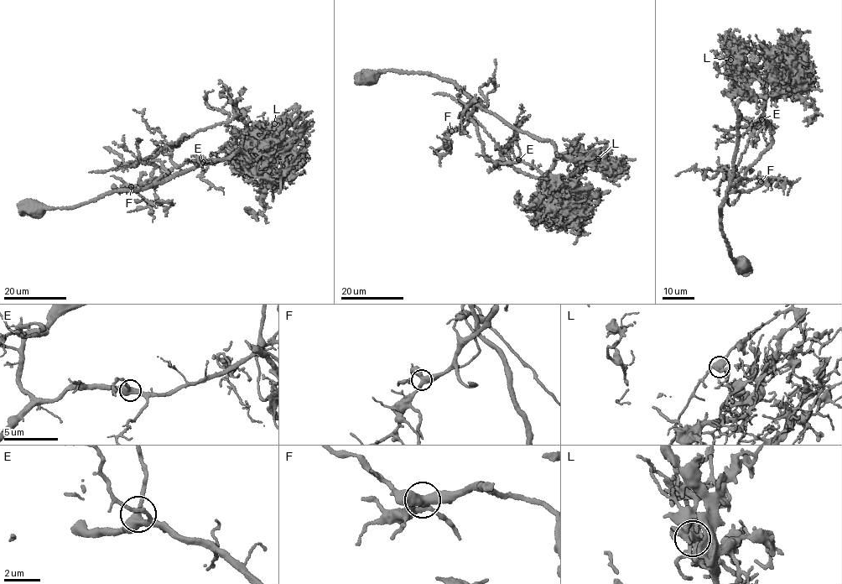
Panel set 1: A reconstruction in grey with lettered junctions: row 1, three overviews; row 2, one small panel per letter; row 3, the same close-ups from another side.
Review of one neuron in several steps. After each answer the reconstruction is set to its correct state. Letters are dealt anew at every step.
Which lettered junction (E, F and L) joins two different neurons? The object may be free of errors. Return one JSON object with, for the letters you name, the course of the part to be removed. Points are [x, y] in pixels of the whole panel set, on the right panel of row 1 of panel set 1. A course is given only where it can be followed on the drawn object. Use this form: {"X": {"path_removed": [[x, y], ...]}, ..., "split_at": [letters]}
{"L": {"path_removed": [[730, 59], [767, 87], [771, 143], [732, 185], [724, 168], [709, 178], [693, 168], [675, 175]]}, "split_at": ["L"]}

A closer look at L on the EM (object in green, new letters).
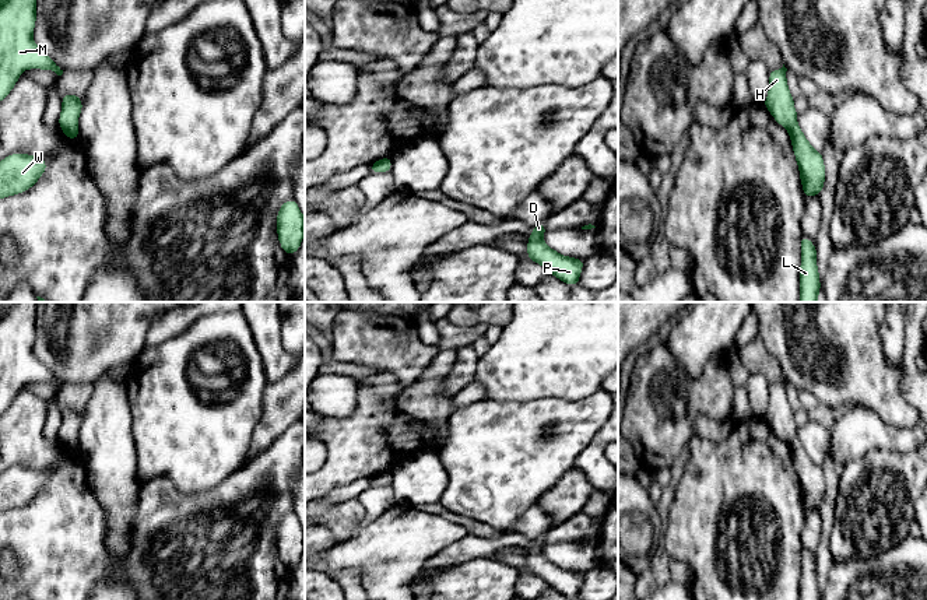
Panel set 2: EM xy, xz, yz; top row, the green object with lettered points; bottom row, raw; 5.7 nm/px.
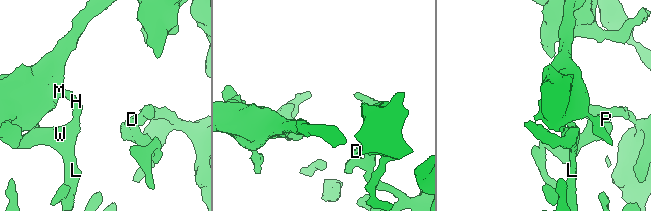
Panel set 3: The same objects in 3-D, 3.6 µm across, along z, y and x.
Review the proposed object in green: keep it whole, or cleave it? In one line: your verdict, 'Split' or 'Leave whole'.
Split

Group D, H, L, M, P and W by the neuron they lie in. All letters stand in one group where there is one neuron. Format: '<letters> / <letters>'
D L P W / H M

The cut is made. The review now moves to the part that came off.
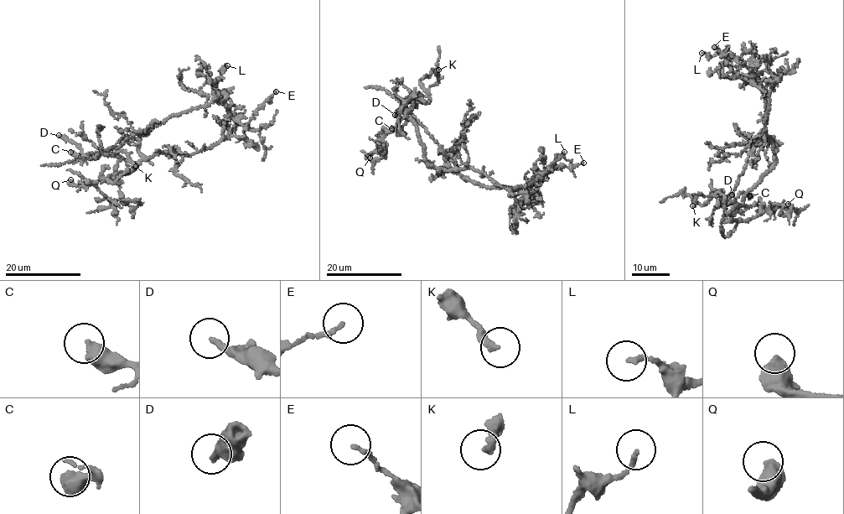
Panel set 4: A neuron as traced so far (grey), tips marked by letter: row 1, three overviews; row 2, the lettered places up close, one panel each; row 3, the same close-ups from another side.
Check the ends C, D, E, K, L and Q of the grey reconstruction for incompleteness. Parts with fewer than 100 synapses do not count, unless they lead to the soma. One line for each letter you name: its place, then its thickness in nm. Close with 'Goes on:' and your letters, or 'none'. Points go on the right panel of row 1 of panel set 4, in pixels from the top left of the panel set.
Goes on: none

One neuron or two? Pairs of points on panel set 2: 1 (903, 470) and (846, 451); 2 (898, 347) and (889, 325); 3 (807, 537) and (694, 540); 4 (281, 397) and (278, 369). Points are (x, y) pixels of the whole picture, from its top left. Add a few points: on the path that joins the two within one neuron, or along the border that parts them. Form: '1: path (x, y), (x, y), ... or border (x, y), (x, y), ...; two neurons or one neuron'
1: border (896, 451), (871, 449), (863, 456), (842, 465); two neurons
2: path (892, 341), (892, 330); one neuron
3: border (804, 509), (800, 547); two neurons
4: border (290, 371), (278, 381), (267, 385); two neurons

